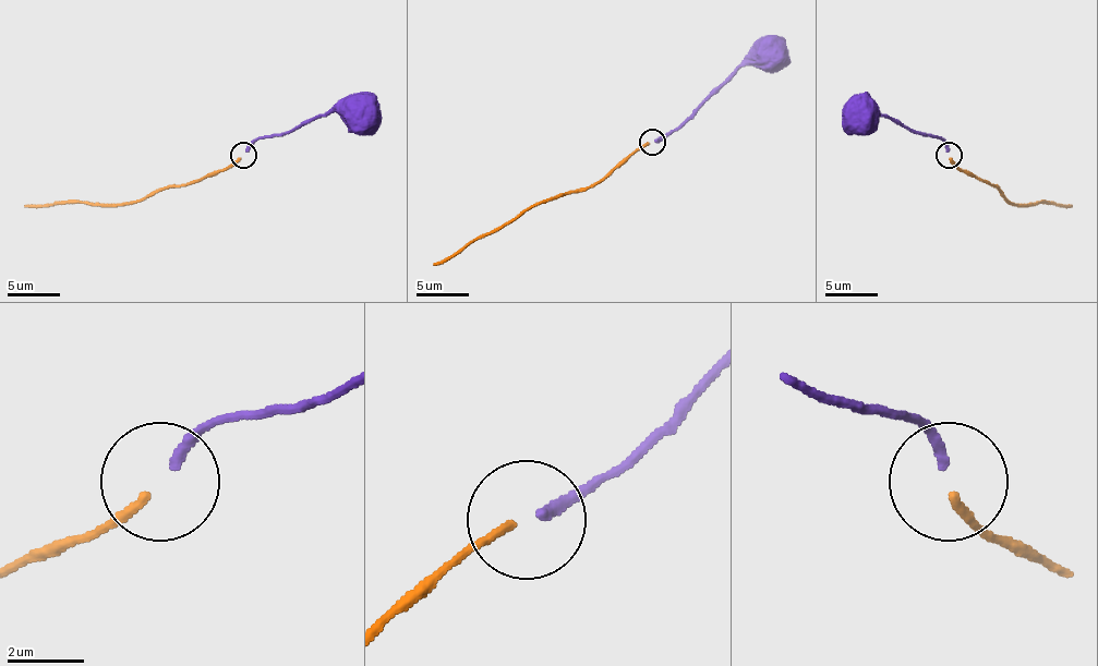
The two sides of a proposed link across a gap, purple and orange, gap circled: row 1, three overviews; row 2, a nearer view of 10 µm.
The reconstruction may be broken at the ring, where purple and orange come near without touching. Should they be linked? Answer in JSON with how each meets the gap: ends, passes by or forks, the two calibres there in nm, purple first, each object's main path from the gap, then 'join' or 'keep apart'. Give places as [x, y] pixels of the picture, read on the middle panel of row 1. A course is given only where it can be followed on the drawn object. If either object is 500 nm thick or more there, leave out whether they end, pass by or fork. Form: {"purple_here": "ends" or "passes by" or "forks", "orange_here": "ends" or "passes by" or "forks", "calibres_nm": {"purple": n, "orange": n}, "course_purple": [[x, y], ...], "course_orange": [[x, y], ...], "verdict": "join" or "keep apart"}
{"purple_here": "ends", "orange_here": "ends", "calibres_nm": {"purple": 280, "orange": 240}, "course_purple": [[655, 142], [676, 131], [739, 68], [765, 55]], "course_orange": [[650, 144], [629, 155], [589, 186], [566, 192], [529, 207], [477, 237], [434, 265]], "verdict": "join"}

